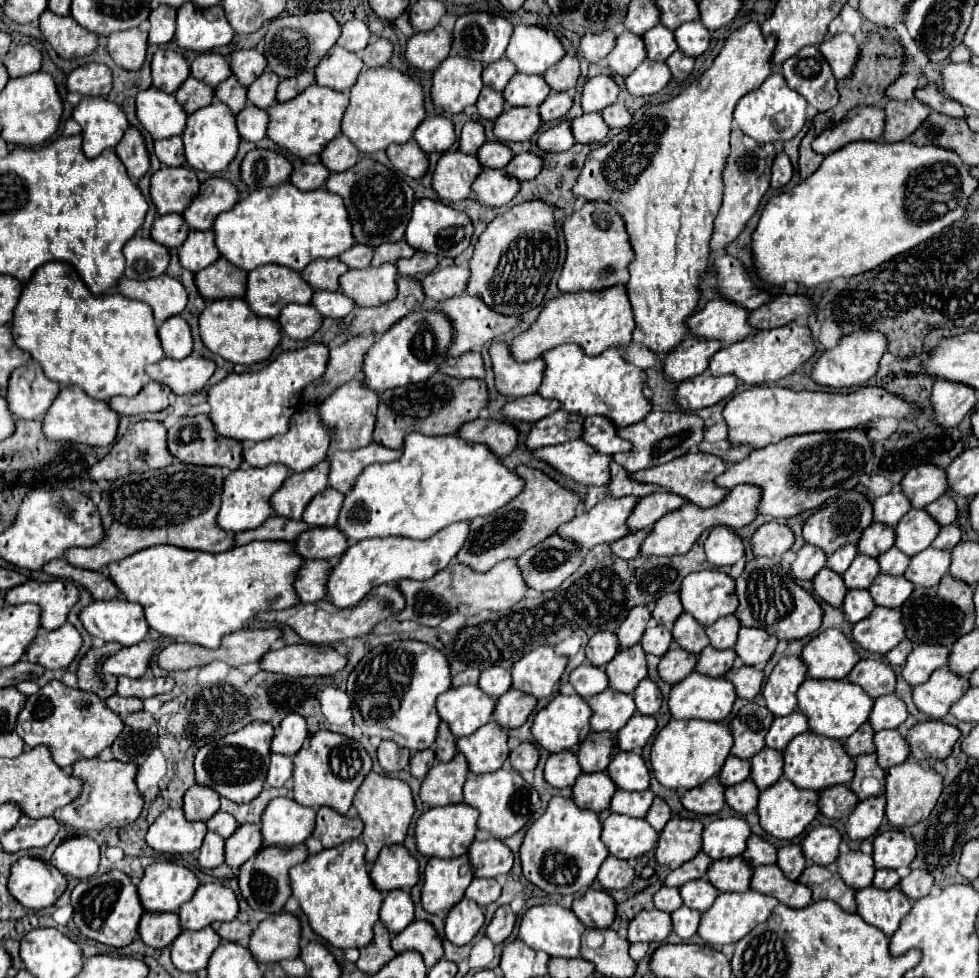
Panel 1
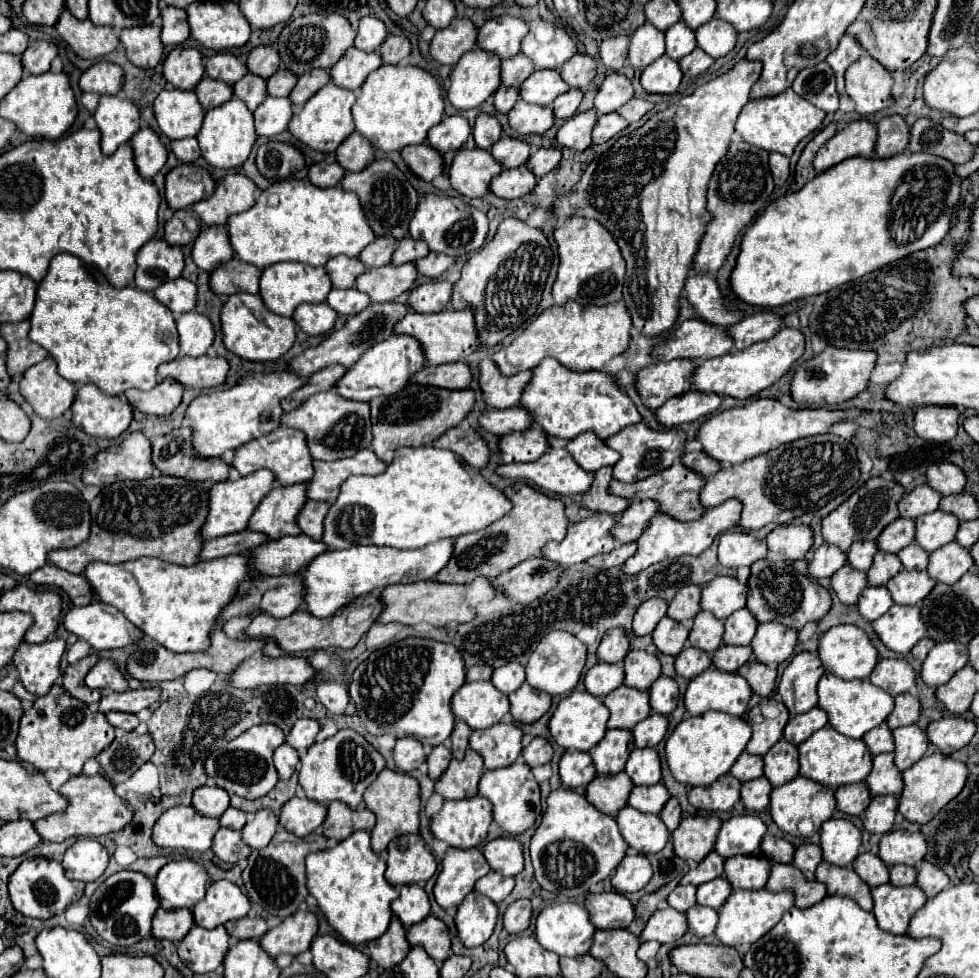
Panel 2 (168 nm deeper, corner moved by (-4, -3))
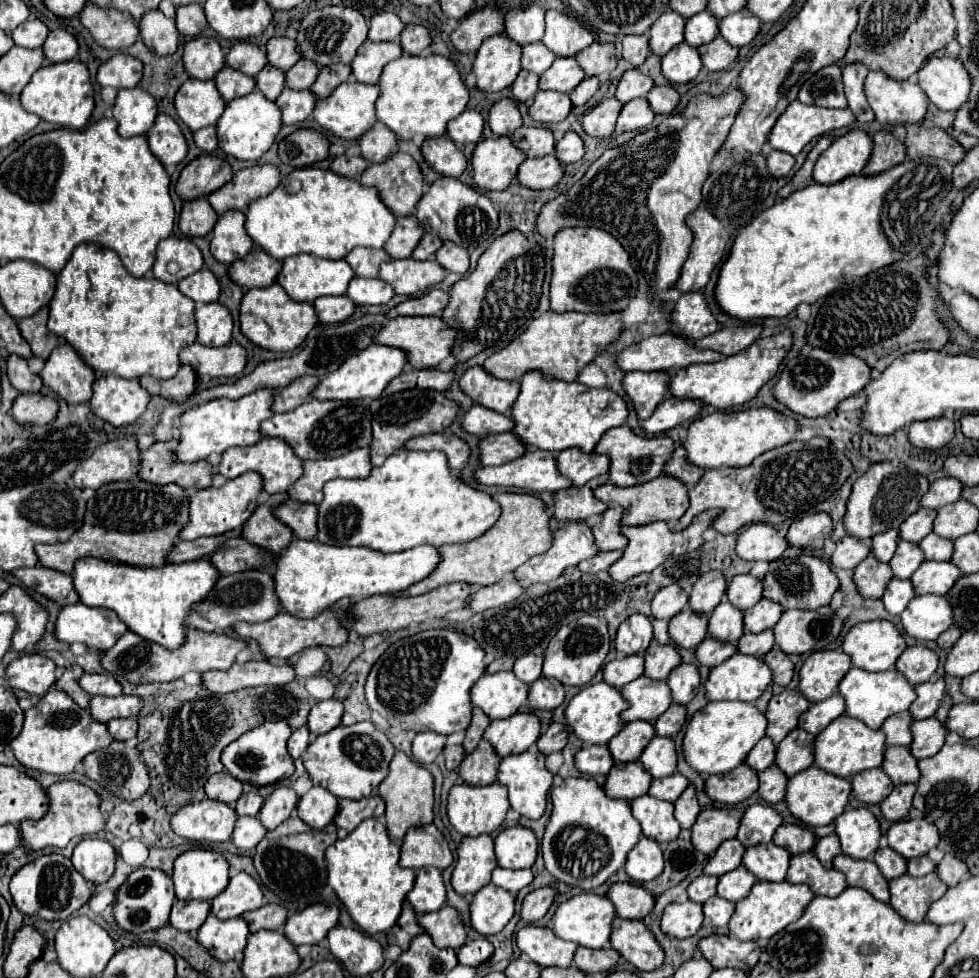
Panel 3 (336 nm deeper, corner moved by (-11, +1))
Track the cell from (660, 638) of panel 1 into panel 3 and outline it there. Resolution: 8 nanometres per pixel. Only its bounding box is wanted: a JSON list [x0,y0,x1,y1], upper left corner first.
[668,607,708,649]

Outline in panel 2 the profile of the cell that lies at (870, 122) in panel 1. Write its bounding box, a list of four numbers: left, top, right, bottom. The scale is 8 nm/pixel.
[813,119,877,173]

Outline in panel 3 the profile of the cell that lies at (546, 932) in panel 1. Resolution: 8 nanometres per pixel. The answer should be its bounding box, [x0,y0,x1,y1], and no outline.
[552,893,614,949]

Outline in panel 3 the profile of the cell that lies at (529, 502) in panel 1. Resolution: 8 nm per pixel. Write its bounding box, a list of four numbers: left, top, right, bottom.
[400,491,552,595]

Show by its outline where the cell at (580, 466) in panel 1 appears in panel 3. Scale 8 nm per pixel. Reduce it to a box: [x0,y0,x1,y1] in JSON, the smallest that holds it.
[476,449,572,491]

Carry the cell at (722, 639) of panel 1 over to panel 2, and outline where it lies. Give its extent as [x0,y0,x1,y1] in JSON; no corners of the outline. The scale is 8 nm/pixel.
[723,609,757,645]

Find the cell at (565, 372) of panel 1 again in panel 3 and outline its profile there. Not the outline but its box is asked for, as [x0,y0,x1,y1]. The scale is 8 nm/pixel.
[512,371,628,453]

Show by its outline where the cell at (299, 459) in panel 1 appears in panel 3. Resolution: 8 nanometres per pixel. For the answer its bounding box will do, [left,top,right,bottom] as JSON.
[216,437,304,493]

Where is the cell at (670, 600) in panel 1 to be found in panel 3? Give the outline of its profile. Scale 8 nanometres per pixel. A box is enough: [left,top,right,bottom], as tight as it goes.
[688,571,726,613]

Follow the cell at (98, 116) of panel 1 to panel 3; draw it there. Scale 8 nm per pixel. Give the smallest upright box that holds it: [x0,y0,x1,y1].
[114,87,156,137]

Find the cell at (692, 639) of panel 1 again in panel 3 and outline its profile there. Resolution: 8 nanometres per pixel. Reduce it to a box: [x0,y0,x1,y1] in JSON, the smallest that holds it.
[708,597,744,643]

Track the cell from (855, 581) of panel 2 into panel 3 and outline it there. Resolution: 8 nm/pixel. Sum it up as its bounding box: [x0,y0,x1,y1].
[854,555,892,599]

